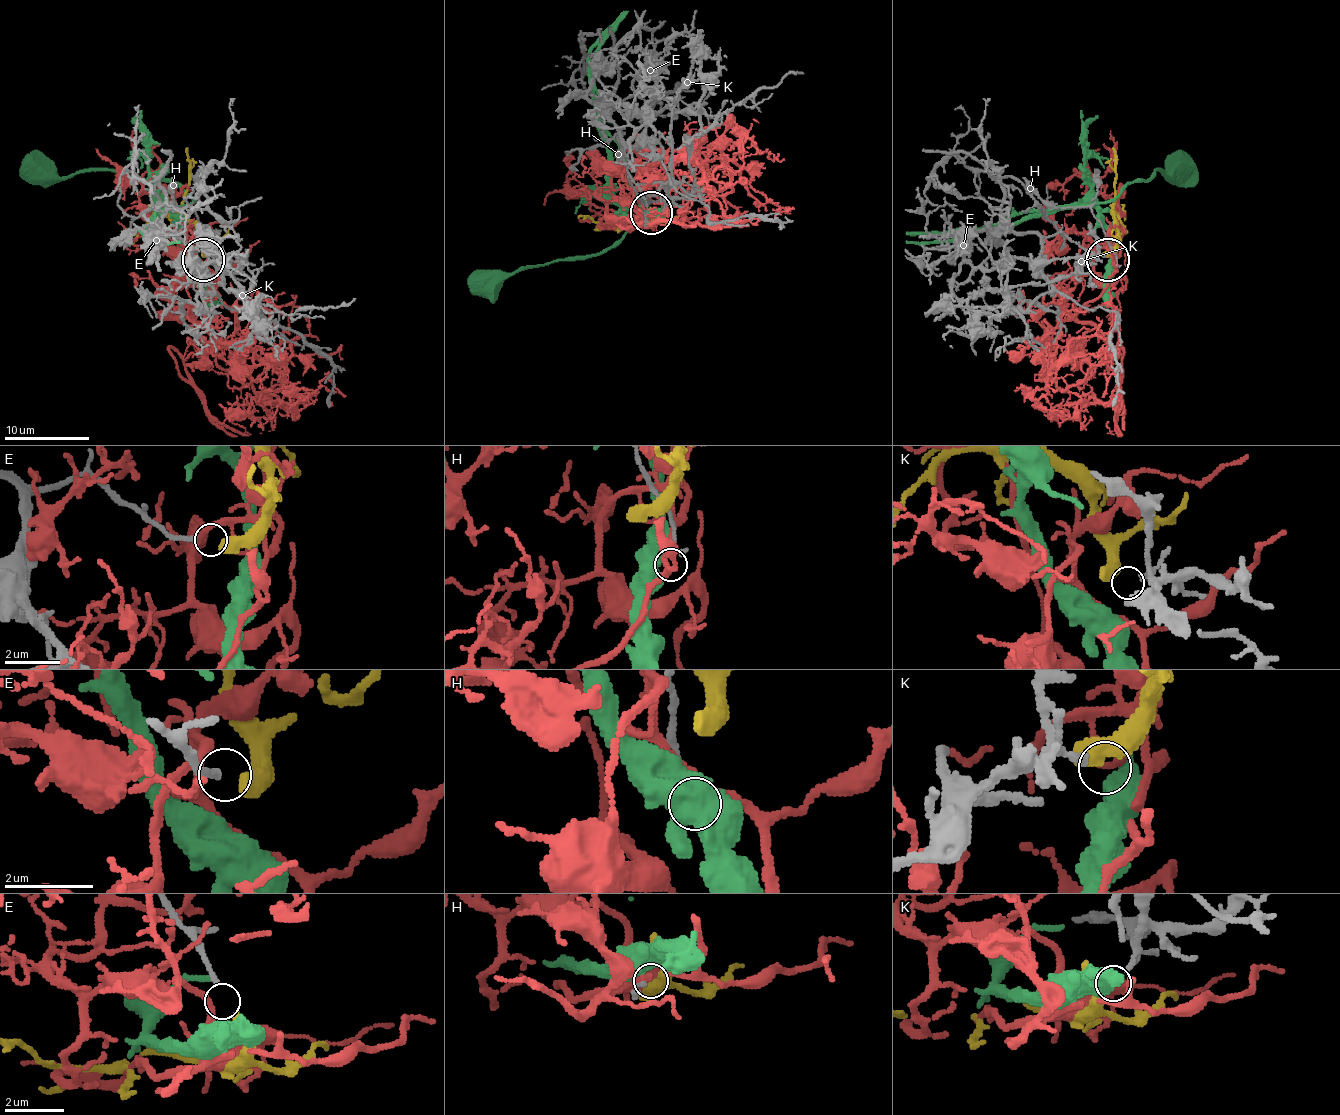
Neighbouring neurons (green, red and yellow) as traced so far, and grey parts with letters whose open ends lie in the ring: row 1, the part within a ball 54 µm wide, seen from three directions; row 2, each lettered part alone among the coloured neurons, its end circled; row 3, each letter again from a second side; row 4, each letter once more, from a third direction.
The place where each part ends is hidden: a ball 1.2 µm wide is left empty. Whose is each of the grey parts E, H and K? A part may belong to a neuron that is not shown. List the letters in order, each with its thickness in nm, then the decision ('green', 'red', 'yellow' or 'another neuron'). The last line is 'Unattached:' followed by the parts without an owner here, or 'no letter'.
E: 160 nm thick; yellow
H: 160 nm thick; another neuron
K: 120 nm thick; another neuron
Unattached: H, K

